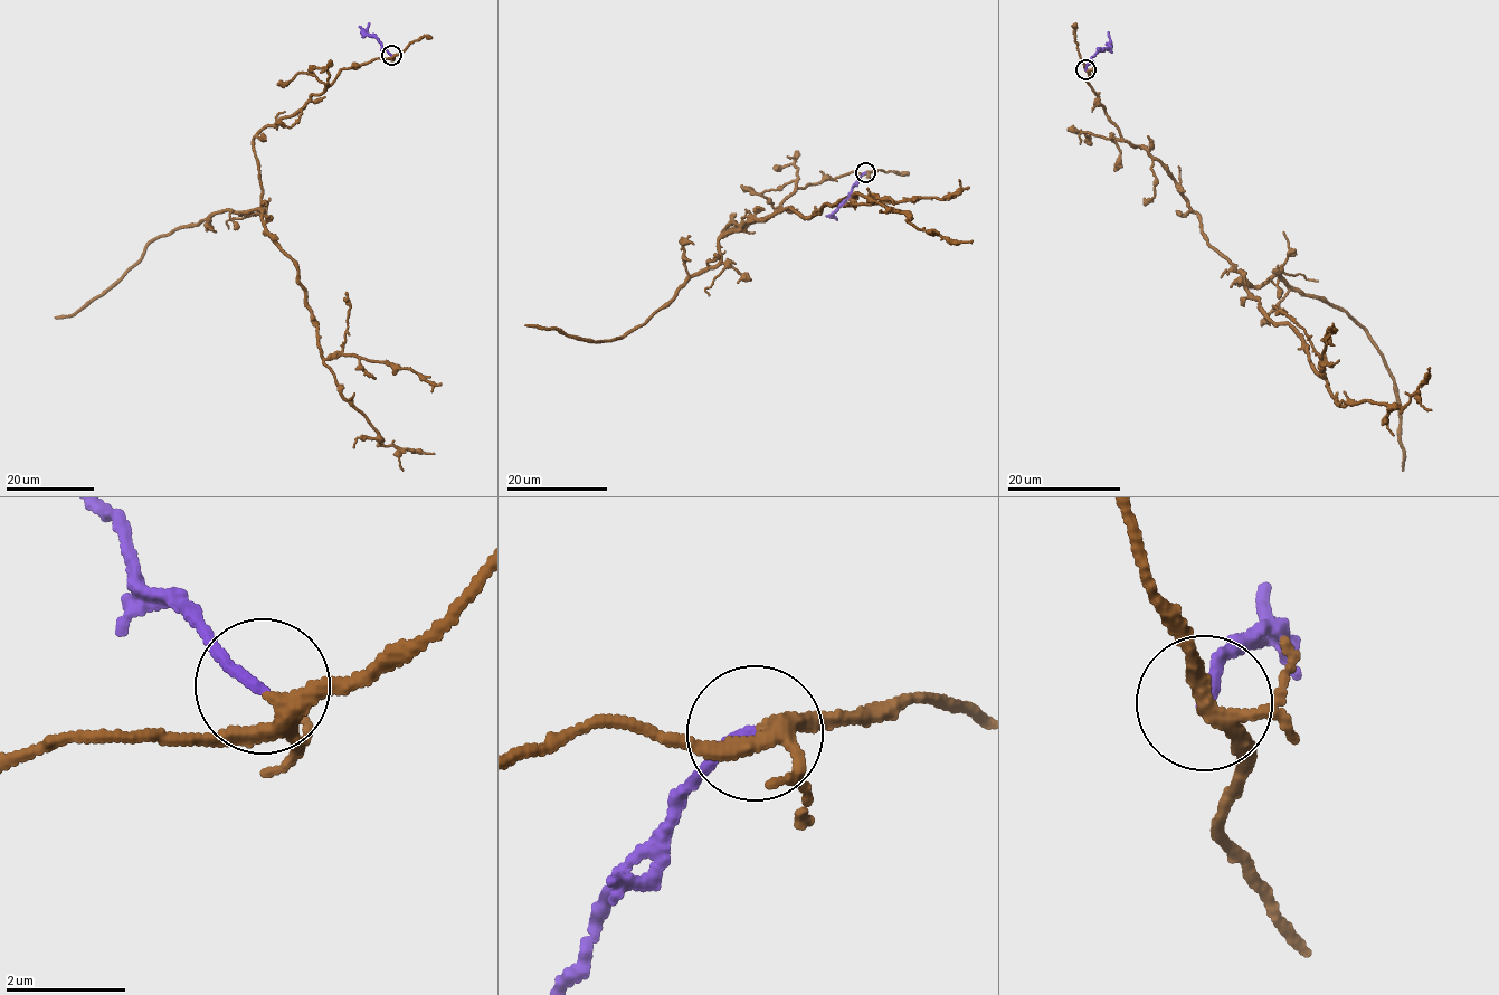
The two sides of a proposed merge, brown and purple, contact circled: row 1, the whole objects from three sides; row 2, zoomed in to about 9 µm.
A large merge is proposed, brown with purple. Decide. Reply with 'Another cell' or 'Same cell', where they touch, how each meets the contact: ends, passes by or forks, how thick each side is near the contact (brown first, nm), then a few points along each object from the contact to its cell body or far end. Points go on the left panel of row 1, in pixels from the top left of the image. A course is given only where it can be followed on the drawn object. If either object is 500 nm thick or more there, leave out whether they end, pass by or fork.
Same cell. Place: (391, 55). At the ring brown forks. At the ring purple ends. Thickness 200 nm (brown) against 170 nm. Course of brown: (391, 55), (342, 69), (253, 145), (265, 230), (294, 262), (339, 389), (380, 443), (434, 453). Course of purple: (391, 54), (377, 38), (364, 34), (369, 22)

